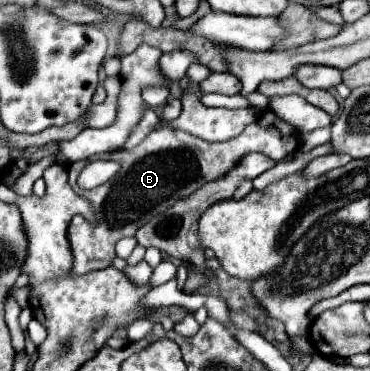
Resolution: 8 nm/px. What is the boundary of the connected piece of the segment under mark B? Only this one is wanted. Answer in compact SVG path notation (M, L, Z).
M271 111L261 113L261 117L255 123L247 125L239 137L229 139L225 143L209 143L191 133L165 125L163 129L155 129L153 133L149 133L147 139L143 139L143 143L139 143L139 147L131 151L119 149L113 153L103 153L99 159L119 161L121 171L109 183L93 191L83 191L75 183L85 161L71 163L67 167L69 183L79 197L91 201L97 221L95 225L91 225L83 215L75 215L69 225L69 239L75 255L73 271L79 275L89 273L93 269L109 267L115 259L115 243L119 239L133 237L139 227L149 223L155 215L167 211L167 207L171 207L175 201L189 197L205 183L227 175L227 171L231 171L231 167L235 167L243 159L243 155L259 151L271 157L273 161L283 161L297 149L299 139L297 135L287 135L285 139L279 123L279 117L275 117Z

